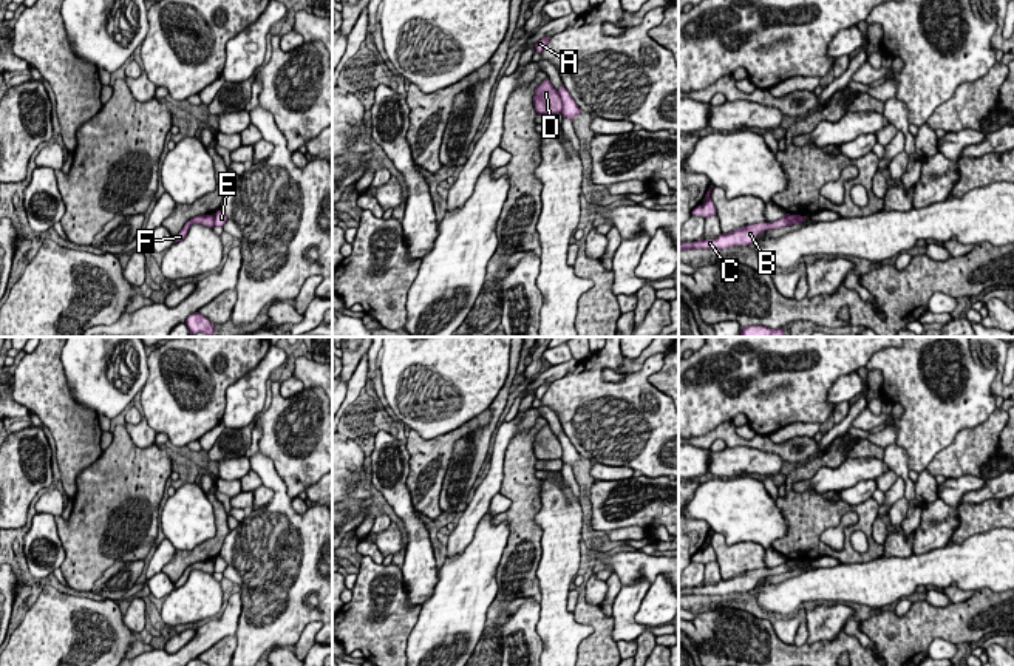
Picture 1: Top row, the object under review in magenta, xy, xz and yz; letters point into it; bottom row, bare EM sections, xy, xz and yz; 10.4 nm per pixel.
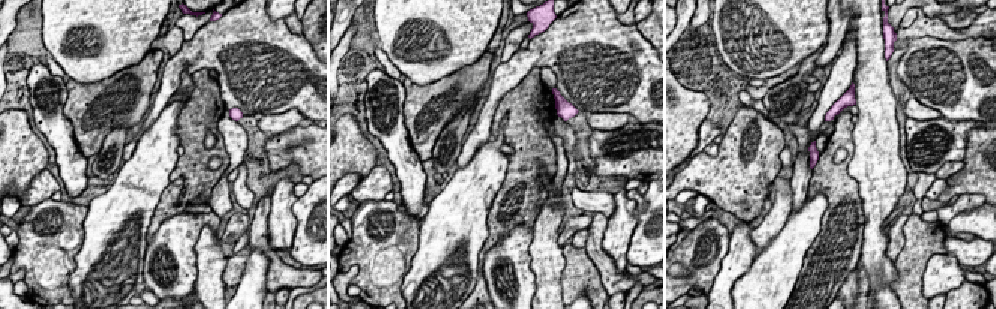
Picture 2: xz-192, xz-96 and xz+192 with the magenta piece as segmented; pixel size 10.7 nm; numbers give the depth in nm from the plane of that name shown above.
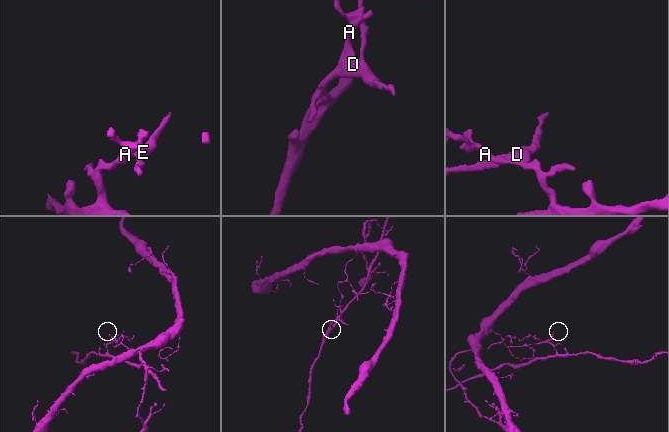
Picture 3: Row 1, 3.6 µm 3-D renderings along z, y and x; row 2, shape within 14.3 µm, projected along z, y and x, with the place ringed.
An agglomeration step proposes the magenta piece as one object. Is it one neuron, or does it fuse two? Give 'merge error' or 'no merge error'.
merge error

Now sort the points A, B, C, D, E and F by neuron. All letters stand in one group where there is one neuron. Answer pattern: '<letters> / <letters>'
A D F / B C E

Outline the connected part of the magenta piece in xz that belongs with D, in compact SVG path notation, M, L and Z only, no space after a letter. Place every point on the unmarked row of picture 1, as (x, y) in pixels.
M549 423L536 433L533 451L538 460L556 460L563 457L561 443L552 433Z

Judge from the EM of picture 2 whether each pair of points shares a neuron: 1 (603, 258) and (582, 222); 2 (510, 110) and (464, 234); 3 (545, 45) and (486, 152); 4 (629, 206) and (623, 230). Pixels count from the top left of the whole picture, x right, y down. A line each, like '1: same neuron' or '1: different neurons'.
1: different neurons
2: different neurons
3: different neurons
4: same neuron

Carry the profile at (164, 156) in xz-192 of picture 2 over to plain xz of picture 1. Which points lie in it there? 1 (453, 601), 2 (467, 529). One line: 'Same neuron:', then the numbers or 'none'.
Same neuron: 1

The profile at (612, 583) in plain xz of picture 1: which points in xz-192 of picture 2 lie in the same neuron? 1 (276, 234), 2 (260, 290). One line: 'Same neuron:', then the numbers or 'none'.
Same neuron: none

